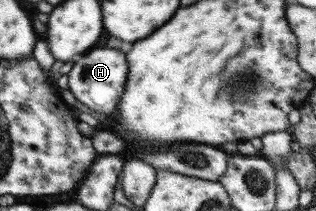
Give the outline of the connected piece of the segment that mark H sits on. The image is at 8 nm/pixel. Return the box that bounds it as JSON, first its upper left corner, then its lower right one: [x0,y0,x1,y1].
[65,47,127,114]

